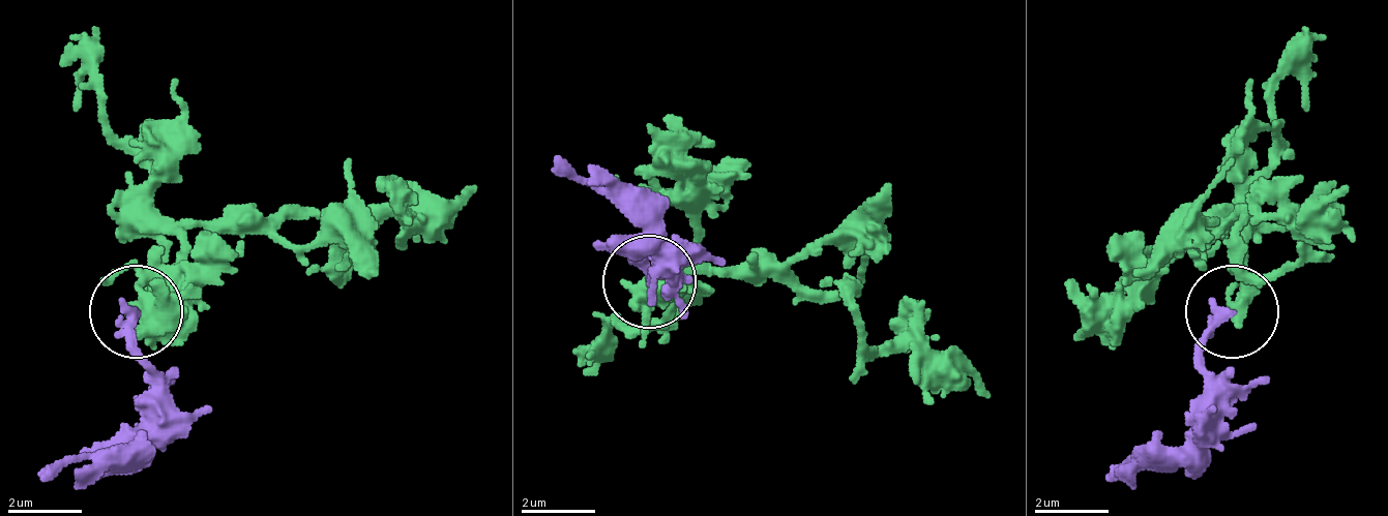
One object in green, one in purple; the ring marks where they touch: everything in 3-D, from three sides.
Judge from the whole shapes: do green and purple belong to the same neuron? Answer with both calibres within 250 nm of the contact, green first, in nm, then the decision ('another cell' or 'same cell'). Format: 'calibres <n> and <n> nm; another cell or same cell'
calibres 480 and 280 nm; same cell

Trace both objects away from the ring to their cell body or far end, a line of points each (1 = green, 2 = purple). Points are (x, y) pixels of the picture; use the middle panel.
1: (651, 279), (679, 289), (698, 270), (791, 270), (856, 298), (856, 326), (875, 354), (940, 354), (986, 400)
2: (651, 279), (651, 251), (670, 251), (651, 223), (549, 168)

